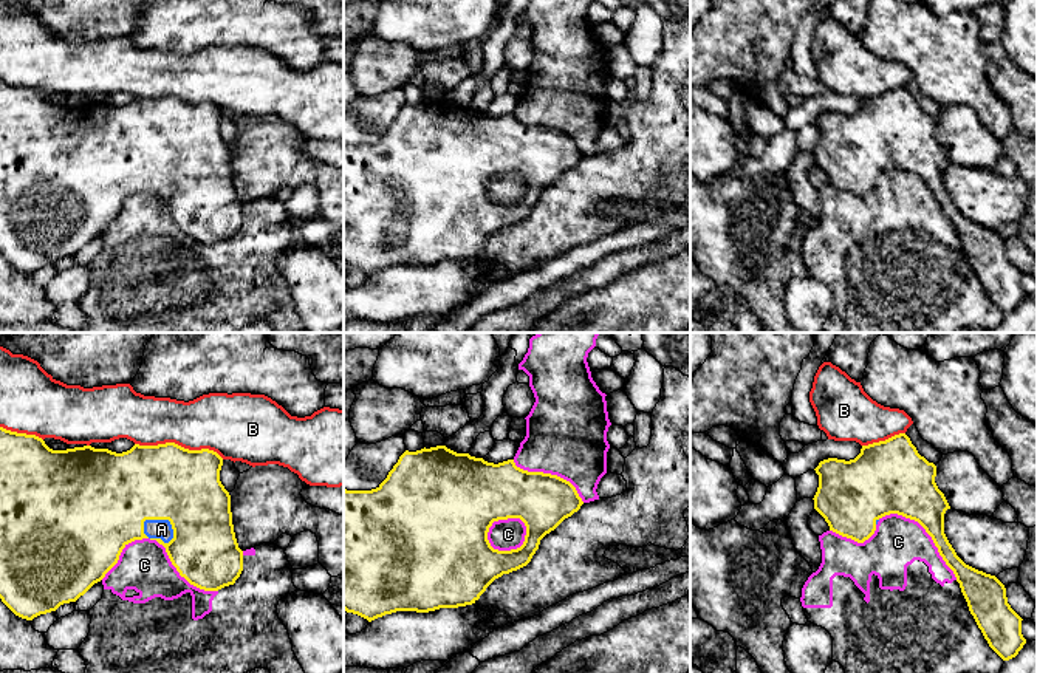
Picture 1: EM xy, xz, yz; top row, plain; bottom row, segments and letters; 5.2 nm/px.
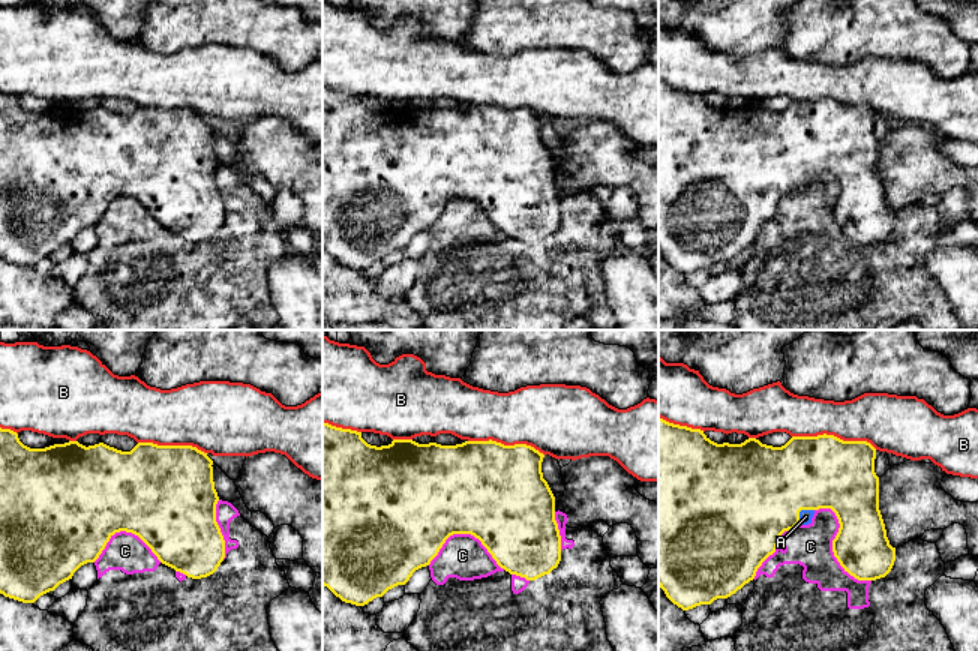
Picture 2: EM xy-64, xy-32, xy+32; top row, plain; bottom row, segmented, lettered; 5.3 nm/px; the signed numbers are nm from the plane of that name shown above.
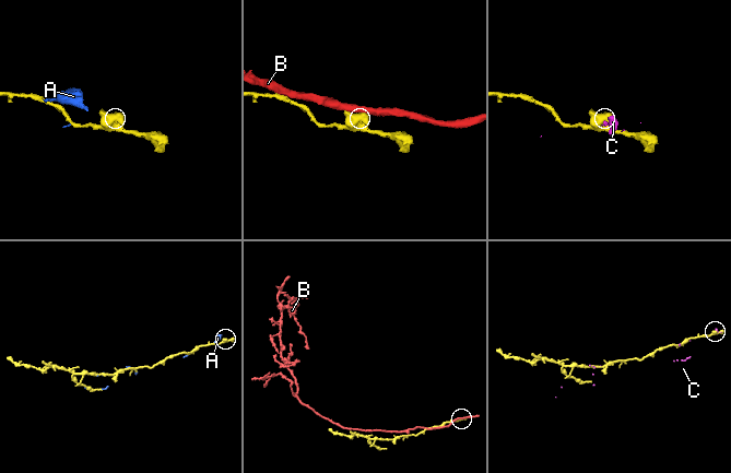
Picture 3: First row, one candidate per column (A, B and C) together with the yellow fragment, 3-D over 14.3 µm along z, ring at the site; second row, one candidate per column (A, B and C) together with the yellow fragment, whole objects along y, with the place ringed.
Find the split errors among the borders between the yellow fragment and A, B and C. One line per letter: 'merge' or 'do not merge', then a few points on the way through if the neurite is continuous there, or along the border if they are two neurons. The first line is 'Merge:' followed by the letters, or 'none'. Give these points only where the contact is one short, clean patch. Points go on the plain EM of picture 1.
Merge: A
A: merge
B: do not merge
C: do not merge

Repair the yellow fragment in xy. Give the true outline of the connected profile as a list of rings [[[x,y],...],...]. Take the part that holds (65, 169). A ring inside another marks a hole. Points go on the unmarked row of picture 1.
[[[0,80],[0,252],[19,271],[33,274],[40,268],[56,265],[60,258],[76,255],[118,217],[122,203],[142,192],[156,193],[181,231],[204,244],[218,244],[234,238],[243,224],[243,204],[238,201],[231,166],[231,149],[220,135],[223,111],[209,102],[189,104],[175,96],[158,99],[135,97],[130,104],[116,107],[91,99],[53,104],[36,88],[17,87]]]

